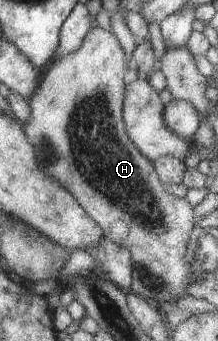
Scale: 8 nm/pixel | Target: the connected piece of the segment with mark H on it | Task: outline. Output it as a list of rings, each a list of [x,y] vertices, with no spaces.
[[[99,26],[91,28],[76,50],[58,58],[41,75],[36,90],[27,99],[30,114],[22,130],[41,169],[73,196],[100,227],[101,234],[130,253],[132,282],[129,289],[156,306],[182,292],[192,282],[187,238],[194,225],[193,205],[163,189],[152,162],[143,157],[125,131],[122,101],[123,75],[127,69],[125,55],[113,33]]]

